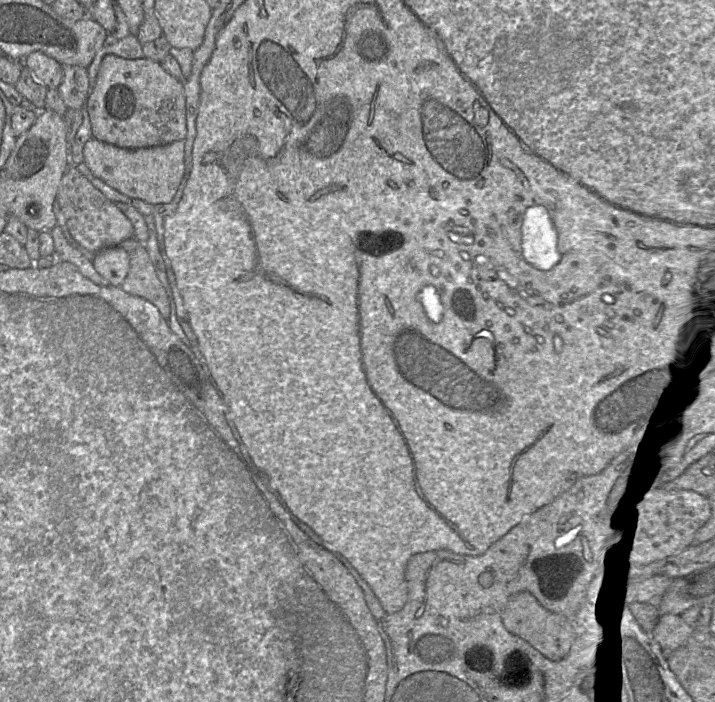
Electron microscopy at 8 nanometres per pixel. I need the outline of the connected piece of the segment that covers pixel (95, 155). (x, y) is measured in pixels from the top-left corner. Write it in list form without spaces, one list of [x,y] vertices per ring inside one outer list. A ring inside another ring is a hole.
[[[96,138],[84,145],[84,162],[90,171],[120,193],[152,205],[168,203],[174,198],[185,172],[185,141],[140,149],[120,148]]]

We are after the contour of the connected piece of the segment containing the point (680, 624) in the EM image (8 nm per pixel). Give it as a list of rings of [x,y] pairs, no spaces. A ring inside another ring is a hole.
[[[666,616],[657,621],[652,641],[668,654],[687,643],[695,634],[695,627],[683,622],[680,616]]]

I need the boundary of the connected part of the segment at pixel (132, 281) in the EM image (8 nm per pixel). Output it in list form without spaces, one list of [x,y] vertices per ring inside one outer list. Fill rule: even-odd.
[[[140,244],[129,256],[130,269],[119,287],[151,302],[167,320],[170,315],[170,301],[144,244]]]

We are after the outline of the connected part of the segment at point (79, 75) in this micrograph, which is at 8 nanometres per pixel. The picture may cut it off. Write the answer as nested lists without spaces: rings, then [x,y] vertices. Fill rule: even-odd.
[[[62,65],[63,80],[58,91],[67,108],[82,109],[88,100],[88,70],[76,65]]]

